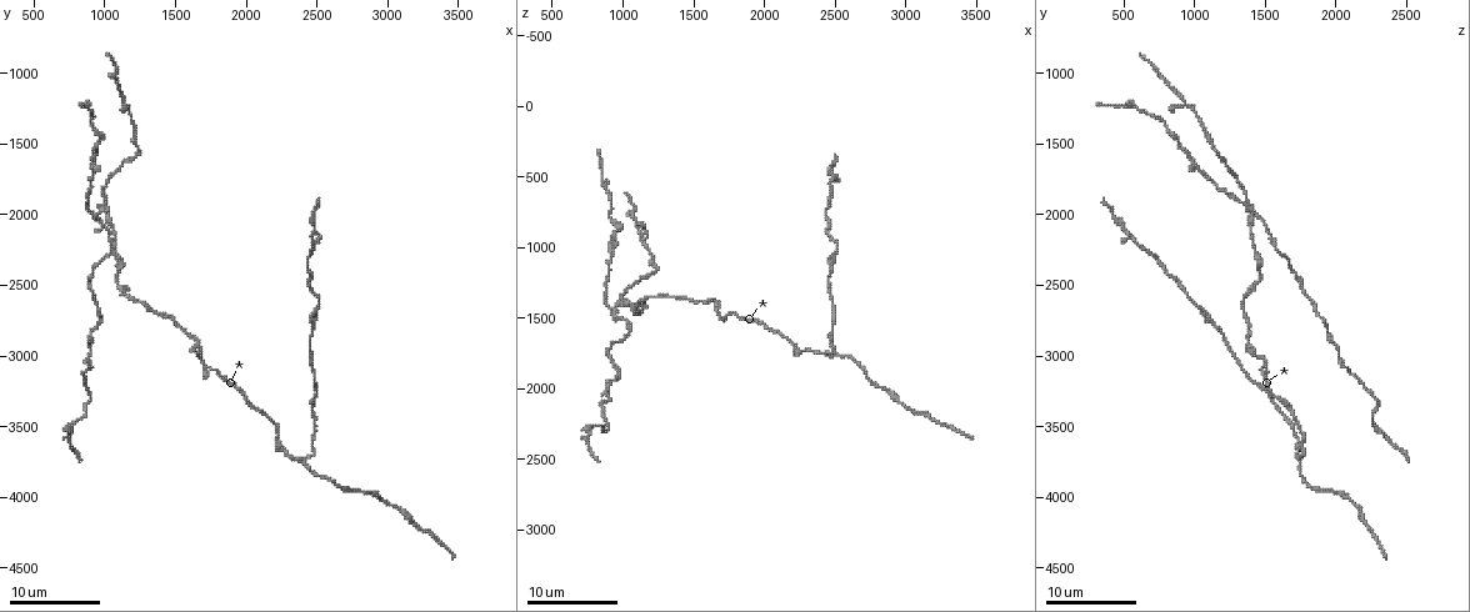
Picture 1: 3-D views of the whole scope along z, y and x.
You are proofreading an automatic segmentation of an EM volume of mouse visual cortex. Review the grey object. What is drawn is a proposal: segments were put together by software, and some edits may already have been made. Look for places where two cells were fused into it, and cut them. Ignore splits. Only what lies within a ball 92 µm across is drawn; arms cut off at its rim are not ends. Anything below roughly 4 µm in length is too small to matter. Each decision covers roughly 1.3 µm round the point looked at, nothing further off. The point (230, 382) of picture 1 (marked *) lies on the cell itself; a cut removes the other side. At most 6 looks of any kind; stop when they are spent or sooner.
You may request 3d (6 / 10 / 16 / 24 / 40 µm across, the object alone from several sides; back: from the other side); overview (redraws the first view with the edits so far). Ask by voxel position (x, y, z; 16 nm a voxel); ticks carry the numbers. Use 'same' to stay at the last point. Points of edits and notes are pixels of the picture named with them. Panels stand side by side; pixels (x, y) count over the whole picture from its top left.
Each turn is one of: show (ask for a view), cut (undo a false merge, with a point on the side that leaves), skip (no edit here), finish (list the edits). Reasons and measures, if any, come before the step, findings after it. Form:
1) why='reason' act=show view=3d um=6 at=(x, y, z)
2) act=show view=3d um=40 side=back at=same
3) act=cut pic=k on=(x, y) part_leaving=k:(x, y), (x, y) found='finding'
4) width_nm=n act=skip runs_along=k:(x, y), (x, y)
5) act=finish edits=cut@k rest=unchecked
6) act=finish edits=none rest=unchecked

why='calibre changes' act=show view=3d um=16 at=(1680, 3060, 1500)

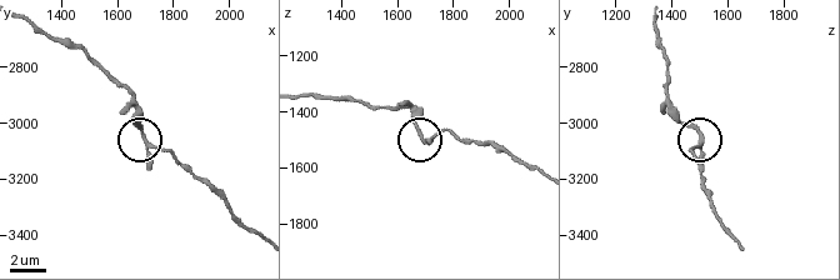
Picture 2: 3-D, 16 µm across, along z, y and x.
arms=3 act=skip runs_along=2:(701, 178), (689, 150), (696, 133), (668, 106) found='all the same cell'

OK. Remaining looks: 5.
why='four or more arms meet' act=show view=3d um=6 at=(1000, 1980, 1380)

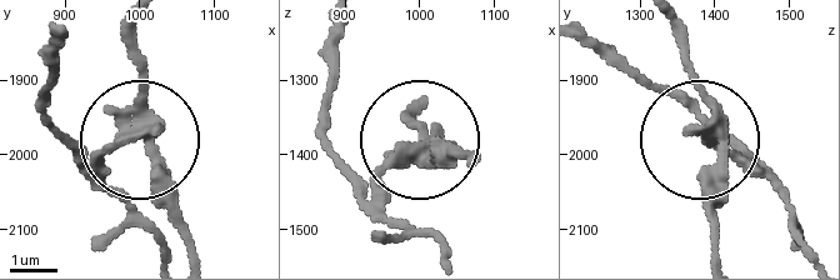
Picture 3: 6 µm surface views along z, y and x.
arms=4 act=cut pic=3 on=(85, 153) found='a second cell is stuck on'

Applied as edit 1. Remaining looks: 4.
act=show view=overview

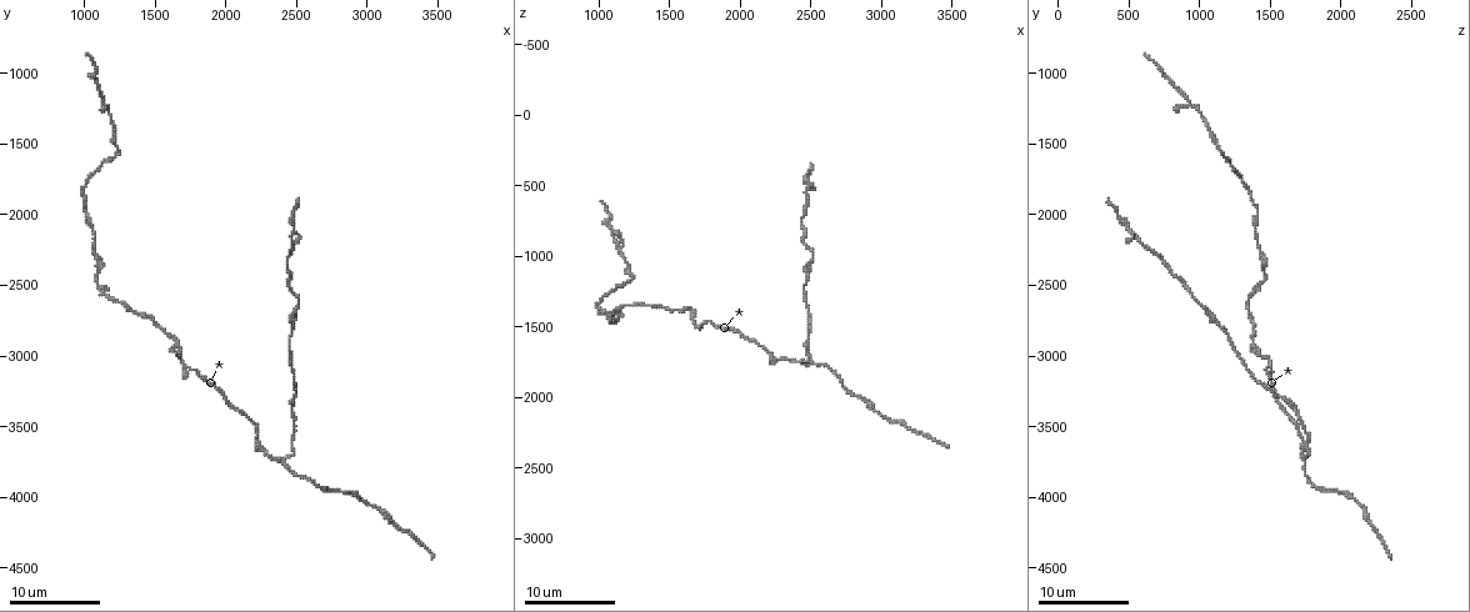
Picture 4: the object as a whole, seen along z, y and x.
why='three-way junction' act=show view=3d um=6 at=(2420, 3720, 1760)

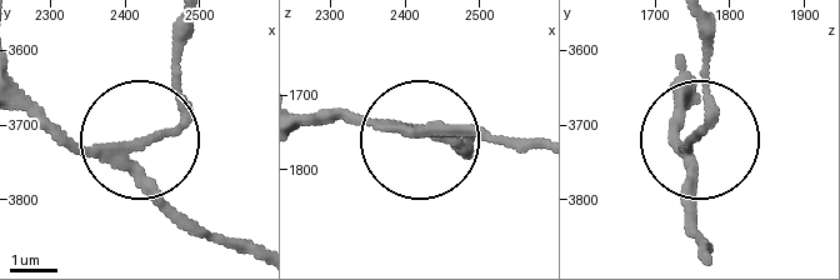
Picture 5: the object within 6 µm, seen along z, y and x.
arms=3 act=skip runs_along=5:(20, 93), (68, 133), (135, 145), (151, 189), (195, 233) found='all the same cell'

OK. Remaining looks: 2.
act=finish edits=cut@3 rest=unchecked

